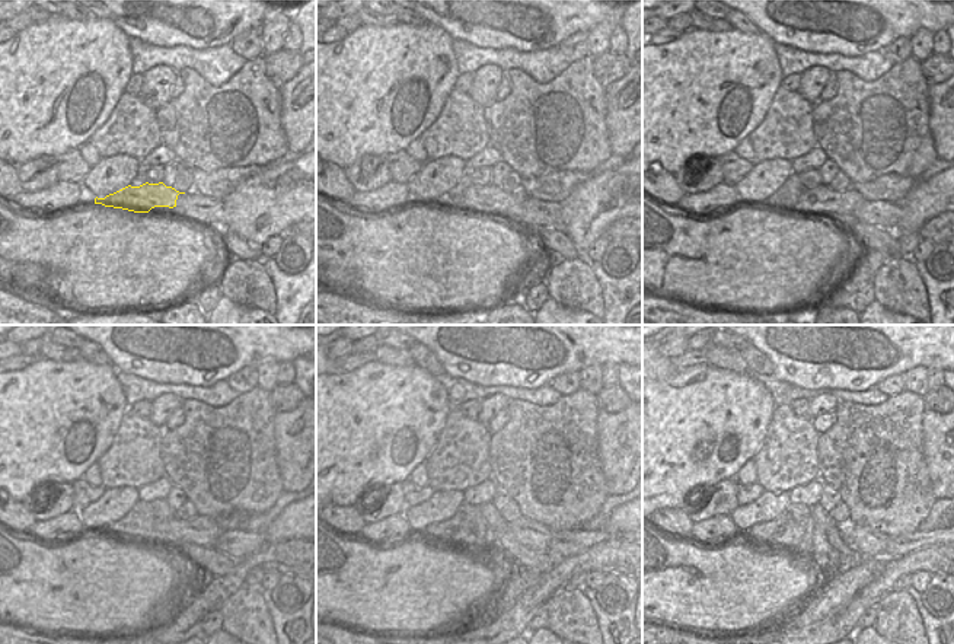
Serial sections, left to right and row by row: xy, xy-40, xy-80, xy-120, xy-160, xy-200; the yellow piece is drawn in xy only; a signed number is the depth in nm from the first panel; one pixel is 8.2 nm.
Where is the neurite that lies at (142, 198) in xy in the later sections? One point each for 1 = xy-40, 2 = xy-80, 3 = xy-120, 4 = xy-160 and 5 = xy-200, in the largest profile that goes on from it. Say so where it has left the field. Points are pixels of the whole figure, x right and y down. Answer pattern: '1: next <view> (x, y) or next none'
1: next xy-40 (493, 200)
2: next xy-80 (819, 201)
3: next xy-120 (203, 531)
4: next xy-160 (530, 533)
5: next xy-200 (868, 542)

